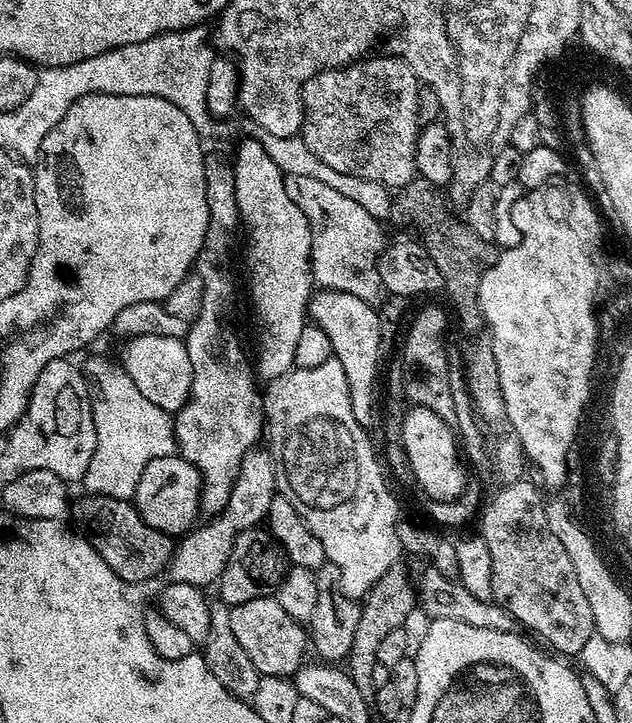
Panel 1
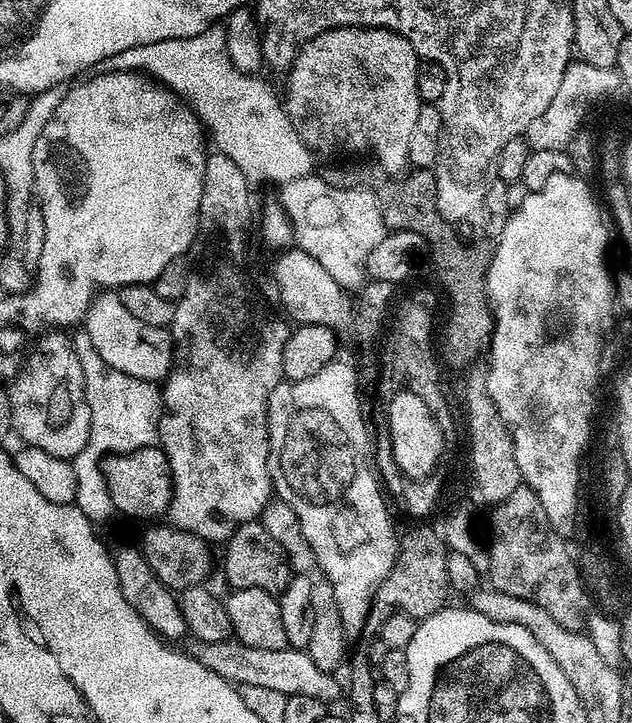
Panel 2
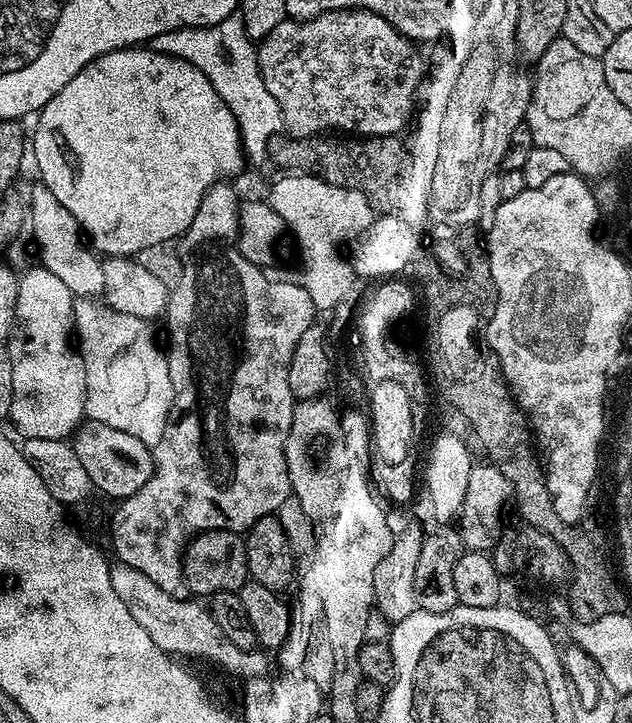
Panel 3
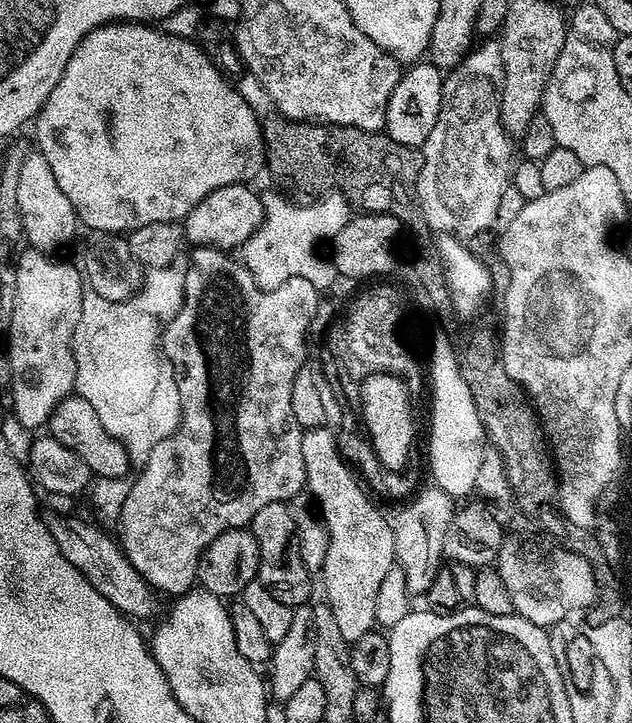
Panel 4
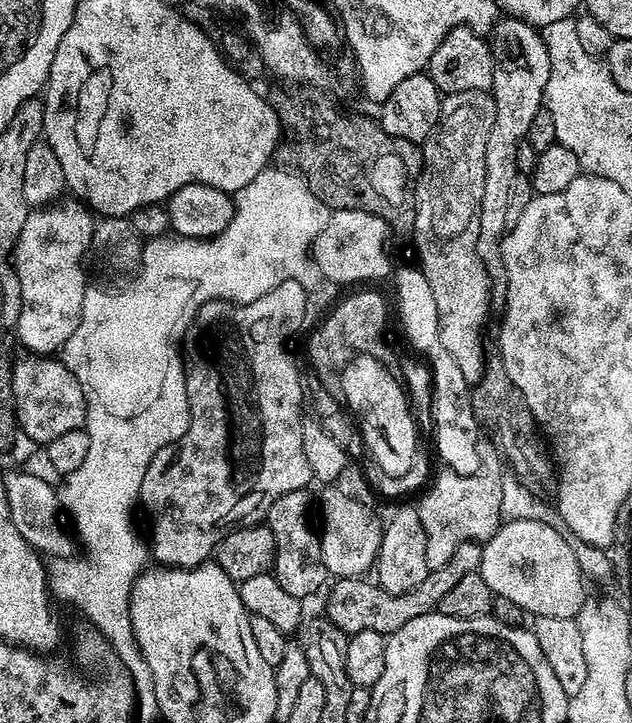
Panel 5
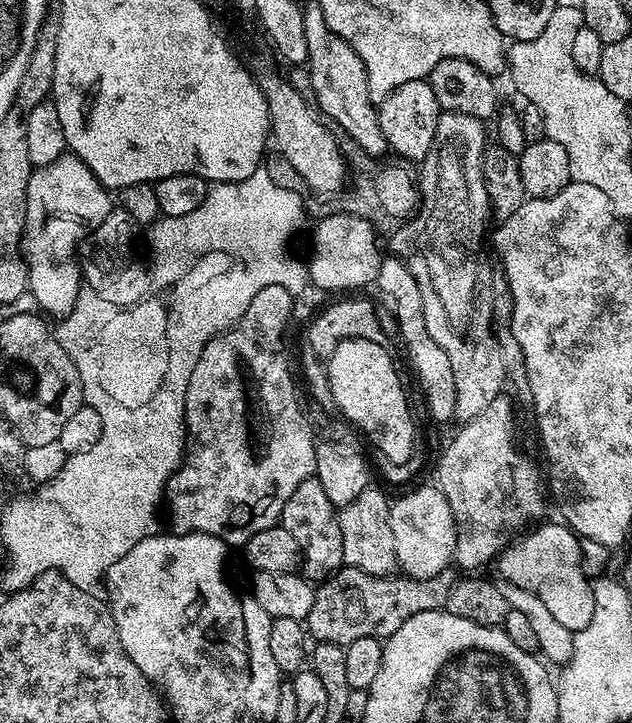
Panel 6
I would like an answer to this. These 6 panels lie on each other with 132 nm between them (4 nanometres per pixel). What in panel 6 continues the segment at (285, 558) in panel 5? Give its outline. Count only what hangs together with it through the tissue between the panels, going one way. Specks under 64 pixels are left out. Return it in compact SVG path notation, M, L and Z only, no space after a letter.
M315 478L302 482L290 498L286 498L286 506L282 506L279 527L290 530L294 542L300 547L300 558L302 561L302 572L307 579L313 582L323 582L332 575L333 572L339 572L344 564L344 555L342 554L342 530L340 529L340 518L337 505L326 498L326 490L322 490L322 482Z

